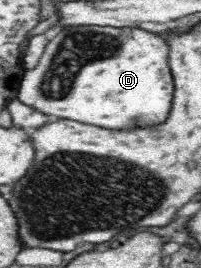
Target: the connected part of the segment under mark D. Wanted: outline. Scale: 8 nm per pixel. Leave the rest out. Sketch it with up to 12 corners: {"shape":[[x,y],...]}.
{"shape":[[59,27],[16,98],[101,128],[161,124],[168,48]]}

